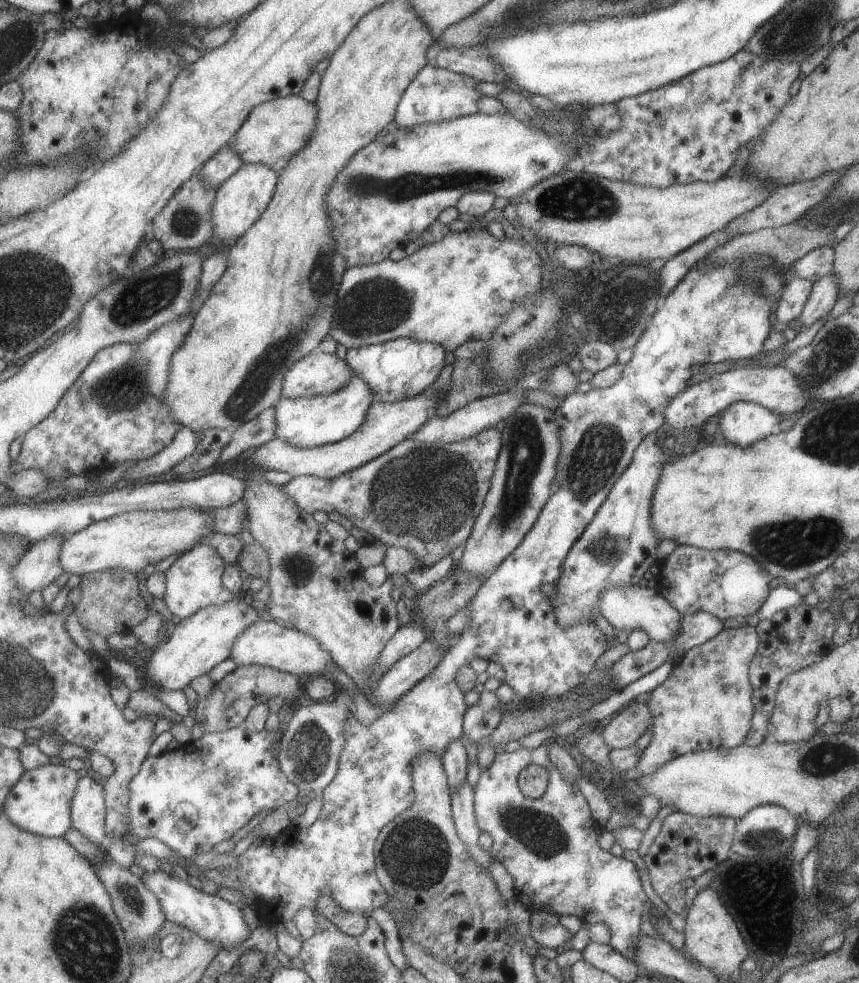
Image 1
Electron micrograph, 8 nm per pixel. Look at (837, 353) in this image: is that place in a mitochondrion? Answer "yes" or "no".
yes

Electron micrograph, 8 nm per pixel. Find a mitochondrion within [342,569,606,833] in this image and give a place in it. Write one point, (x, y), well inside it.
(535, 704)

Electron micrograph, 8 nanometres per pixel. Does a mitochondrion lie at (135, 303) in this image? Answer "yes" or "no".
yes

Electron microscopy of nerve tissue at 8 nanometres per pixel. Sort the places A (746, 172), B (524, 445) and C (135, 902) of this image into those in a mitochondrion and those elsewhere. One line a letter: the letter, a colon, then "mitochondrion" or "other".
A: other
B: mitochondrion
C: mitochondrion

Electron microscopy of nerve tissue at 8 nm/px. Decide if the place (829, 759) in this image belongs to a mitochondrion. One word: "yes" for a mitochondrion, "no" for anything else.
yes

